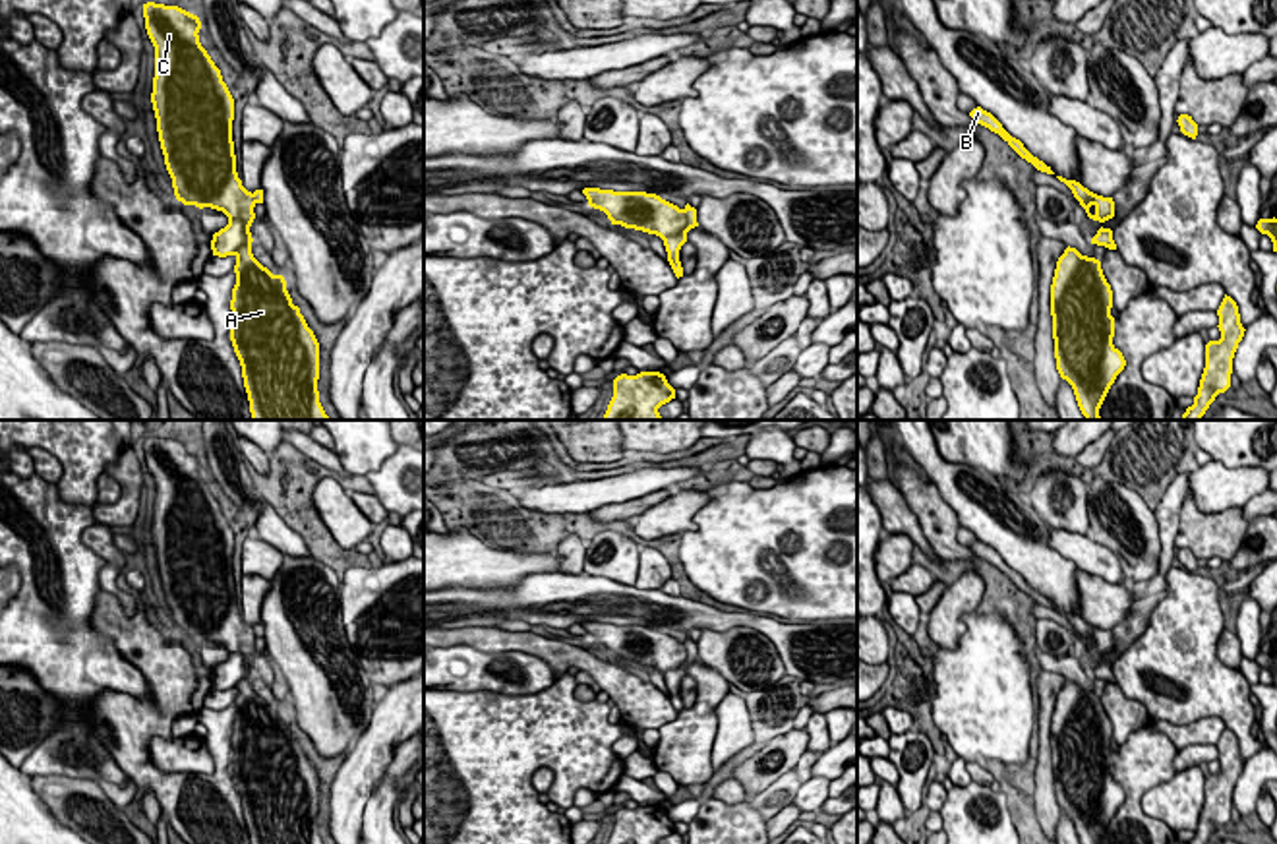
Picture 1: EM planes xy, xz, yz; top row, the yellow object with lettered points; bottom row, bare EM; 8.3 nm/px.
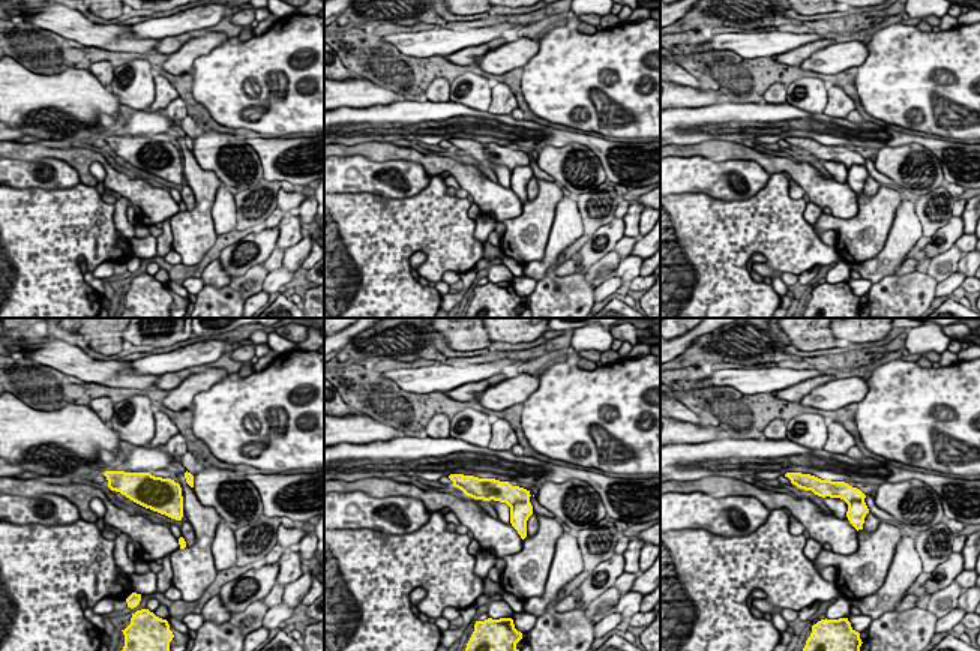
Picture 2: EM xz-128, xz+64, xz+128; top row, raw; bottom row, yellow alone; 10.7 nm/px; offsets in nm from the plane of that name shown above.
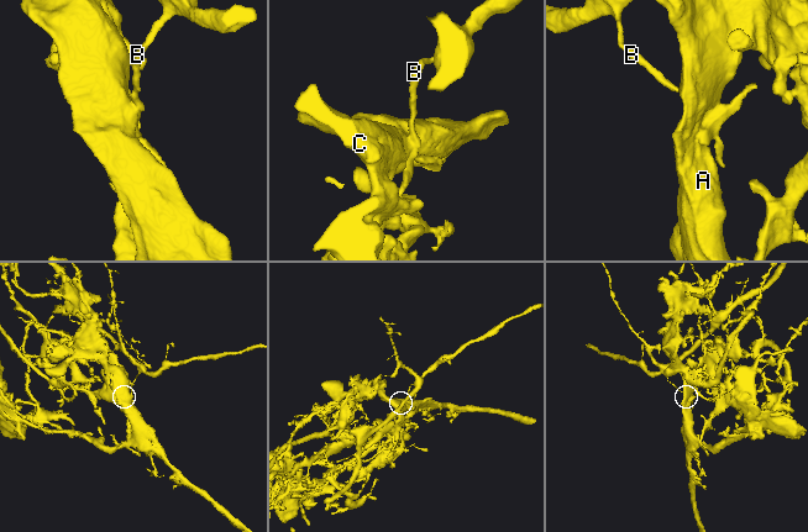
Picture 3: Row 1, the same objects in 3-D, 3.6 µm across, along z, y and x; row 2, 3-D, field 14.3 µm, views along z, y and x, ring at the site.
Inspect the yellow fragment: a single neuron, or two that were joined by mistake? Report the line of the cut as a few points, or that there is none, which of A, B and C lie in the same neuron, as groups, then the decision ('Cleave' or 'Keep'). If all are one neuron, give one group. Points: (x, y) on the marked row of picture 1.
Split along yz (1096, 194), (1092, 200), (1080, 202). Groups: A C / B. Cleave

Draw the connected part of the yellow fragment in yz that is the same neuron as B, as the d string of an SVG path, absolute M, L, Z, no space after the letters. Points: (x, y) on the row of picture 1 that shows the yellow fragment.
M981 106L973 108L969 112L969 116L989 128L991 132L998 134L1022 159L1025 159L1027 163L1031 163L1037 170L1047 172L1047 174L1054 174L1051 170L1051 166L1047 166L1043 161L1039 161L1037 157L1033 157L1020 139L1012 137L1002 124L987 110L983 110Z

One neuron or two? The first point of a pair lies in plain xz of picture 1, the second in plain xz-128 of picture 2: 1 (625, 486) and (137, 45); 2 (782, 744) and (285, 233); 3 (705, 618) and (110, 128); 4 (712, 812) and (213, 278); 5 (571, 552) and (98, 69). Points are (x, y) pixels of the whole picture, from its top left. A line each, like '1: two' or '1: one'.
1: two
2: two
3: one
4: two
5: one

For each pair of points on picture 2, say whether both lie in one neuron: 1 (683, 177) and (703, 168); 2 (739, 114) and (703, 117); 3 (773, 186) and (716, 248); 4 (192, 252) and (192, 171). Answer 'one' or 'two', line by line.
1: one
2: one
3: one
4: one

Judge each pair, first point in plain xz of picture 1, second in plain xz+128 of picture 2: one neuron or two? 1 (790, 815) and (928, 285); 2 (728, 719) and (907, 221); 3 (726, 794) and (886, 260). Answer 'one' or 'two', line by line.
1: two
2: one
3: two

